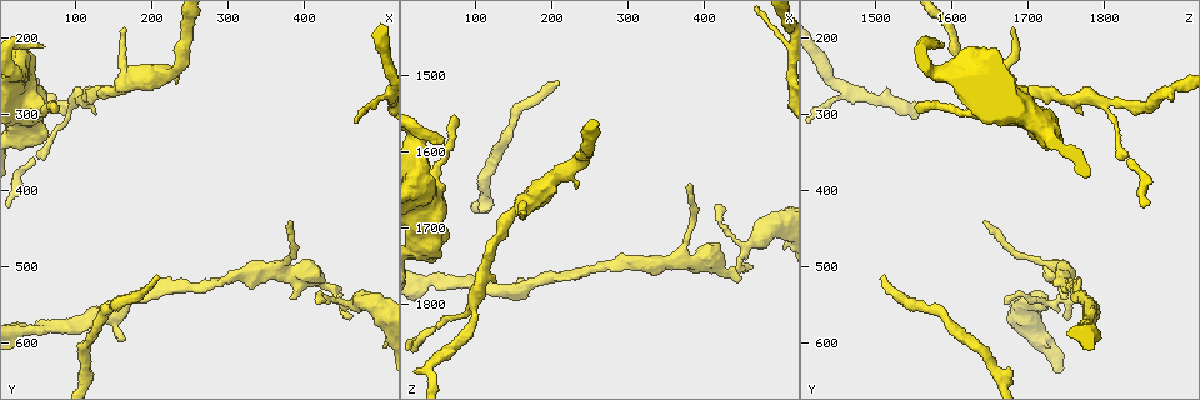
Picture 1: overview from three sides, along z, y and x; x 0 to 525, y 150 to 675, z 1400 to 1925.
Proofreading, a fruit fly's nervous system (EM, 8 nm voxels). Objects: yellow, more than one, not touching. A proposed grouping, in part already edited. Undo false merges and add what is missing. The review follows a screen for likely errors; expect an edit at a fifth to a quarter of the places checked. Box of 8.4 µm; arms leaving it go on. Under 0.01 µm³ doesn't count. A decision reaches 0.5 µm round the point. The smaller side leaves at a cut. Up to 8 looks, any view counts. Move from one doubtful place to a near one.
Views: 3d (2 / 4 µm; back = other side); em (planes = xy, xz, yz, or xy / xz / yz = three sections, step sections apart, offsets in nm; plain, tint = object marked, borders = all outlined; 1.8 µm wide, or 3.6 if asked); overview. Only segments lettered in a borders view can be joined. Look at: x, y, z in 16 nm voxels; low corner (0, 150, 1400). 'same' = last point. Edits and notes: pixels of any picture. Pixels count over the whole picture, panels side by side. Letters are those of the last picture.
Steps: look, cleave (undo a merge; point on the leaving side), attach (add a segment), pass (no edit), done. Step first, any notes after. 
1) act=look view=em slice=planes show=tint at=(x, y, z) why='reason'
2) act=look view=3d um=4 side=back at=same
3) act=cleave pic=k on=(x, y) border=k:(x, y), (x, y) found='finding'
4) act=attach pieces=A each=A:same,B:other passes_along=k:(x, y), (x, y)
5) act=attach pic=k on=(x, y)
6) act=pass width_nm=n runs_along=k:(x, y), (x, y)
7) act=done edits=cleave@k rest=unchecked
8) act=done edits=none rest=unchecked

act=look view=3d um=4 side=back at=(385, 440, 1640) why='an open end'

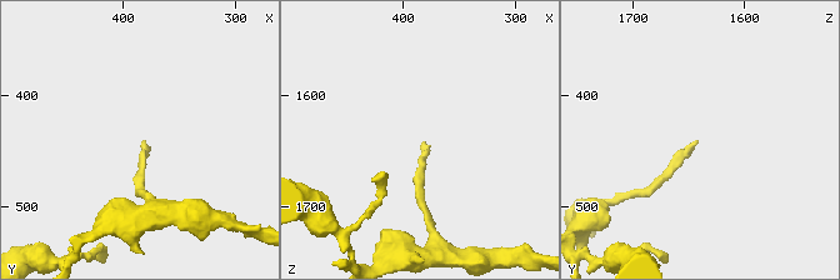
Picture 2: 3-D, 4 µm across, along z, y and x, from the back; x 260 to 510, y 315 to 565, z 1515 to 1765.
act=look view=em slice=planes show=tint at=(384, 444, 1640) why='need the tissue'

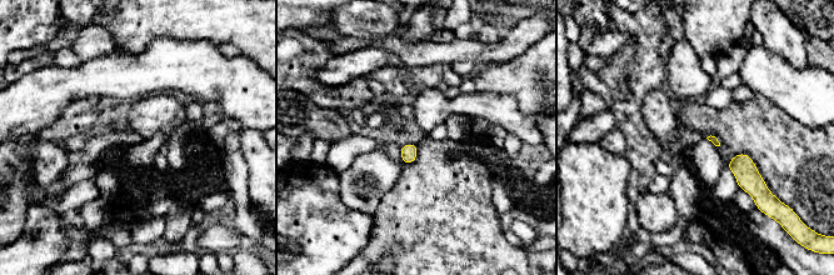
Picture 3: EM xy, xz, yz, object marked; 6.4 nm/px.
act=look view=em slice=planes show=borders at=same

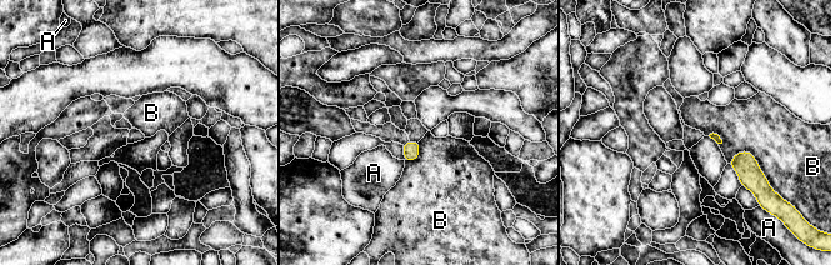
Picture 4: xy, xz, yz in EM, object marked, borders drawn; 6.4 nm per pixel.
act=pass each=A:other,B:other found='none of them fits'

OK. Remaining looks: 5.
act=look view=3d um=4 at=(205, 510, 1515) why='branch stops here'

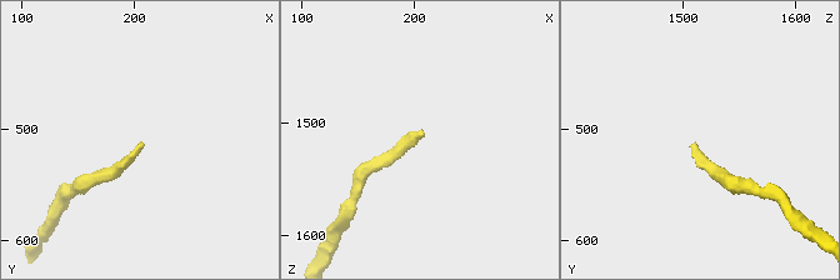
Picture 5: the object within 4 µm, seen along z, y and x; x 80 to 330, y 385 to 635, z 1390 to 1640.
act=look view=em slice=xz step=16 show=tint at=(204, 512, 1512)

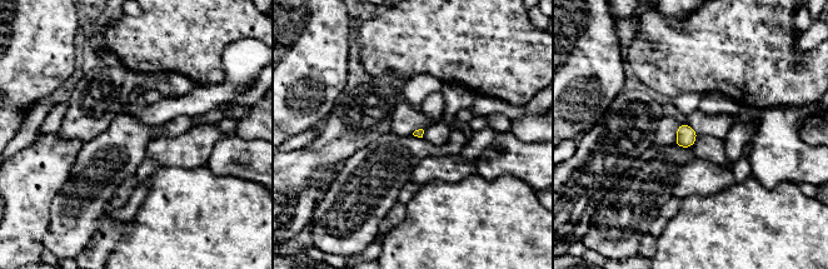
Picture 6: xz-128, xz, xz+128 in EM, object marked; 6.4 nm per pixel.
act=look view=em slice=planes show=borders at=same why='cut it another way'

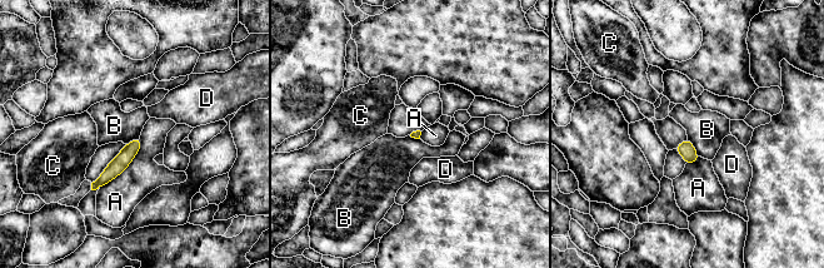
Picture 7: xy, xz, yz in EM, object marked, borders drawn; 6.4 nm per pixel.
act=pass each=A:other,B:other,C:other,D:other border=7:(688, 137), (699, 155) found='no lettered segment goes on from it'

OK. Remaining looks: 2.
act=look view=em slice=planes show=borders at=(55, 210, 1585) why='branch stops here'

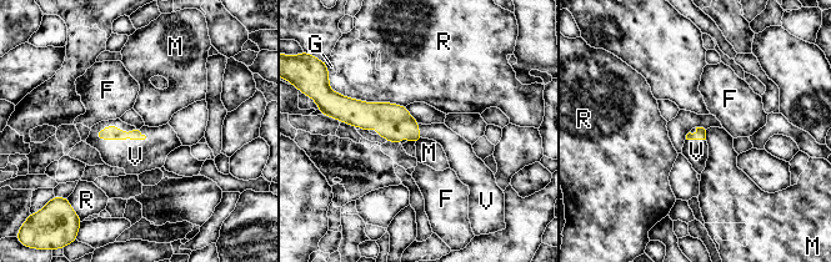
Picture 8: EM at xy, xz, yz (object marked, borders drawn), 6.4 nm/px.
act=attach pieces=V each=F:other,G:other,M:other,R:other,V:same found='the cell continues'

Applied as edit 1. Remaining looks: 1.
act=done edits=attach@8 rest=unchecked

